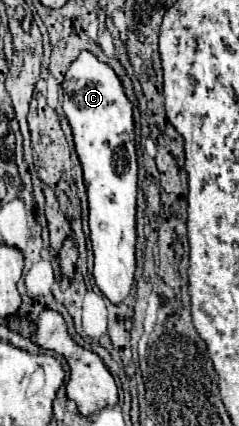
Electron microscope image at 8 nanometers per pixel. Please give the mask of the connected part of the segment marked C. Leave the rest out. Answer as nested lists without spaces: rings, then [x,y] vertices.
[[[82,52],[68,68],[64,82],[62,110],[72,128],[76,154],[82,164],[88,194],[88,224],[94,250],[94,282],[100,292],[120,304],[134,282],[136,244],[136,150],[132,104],[124,94],[114,70],[94,54]]]

